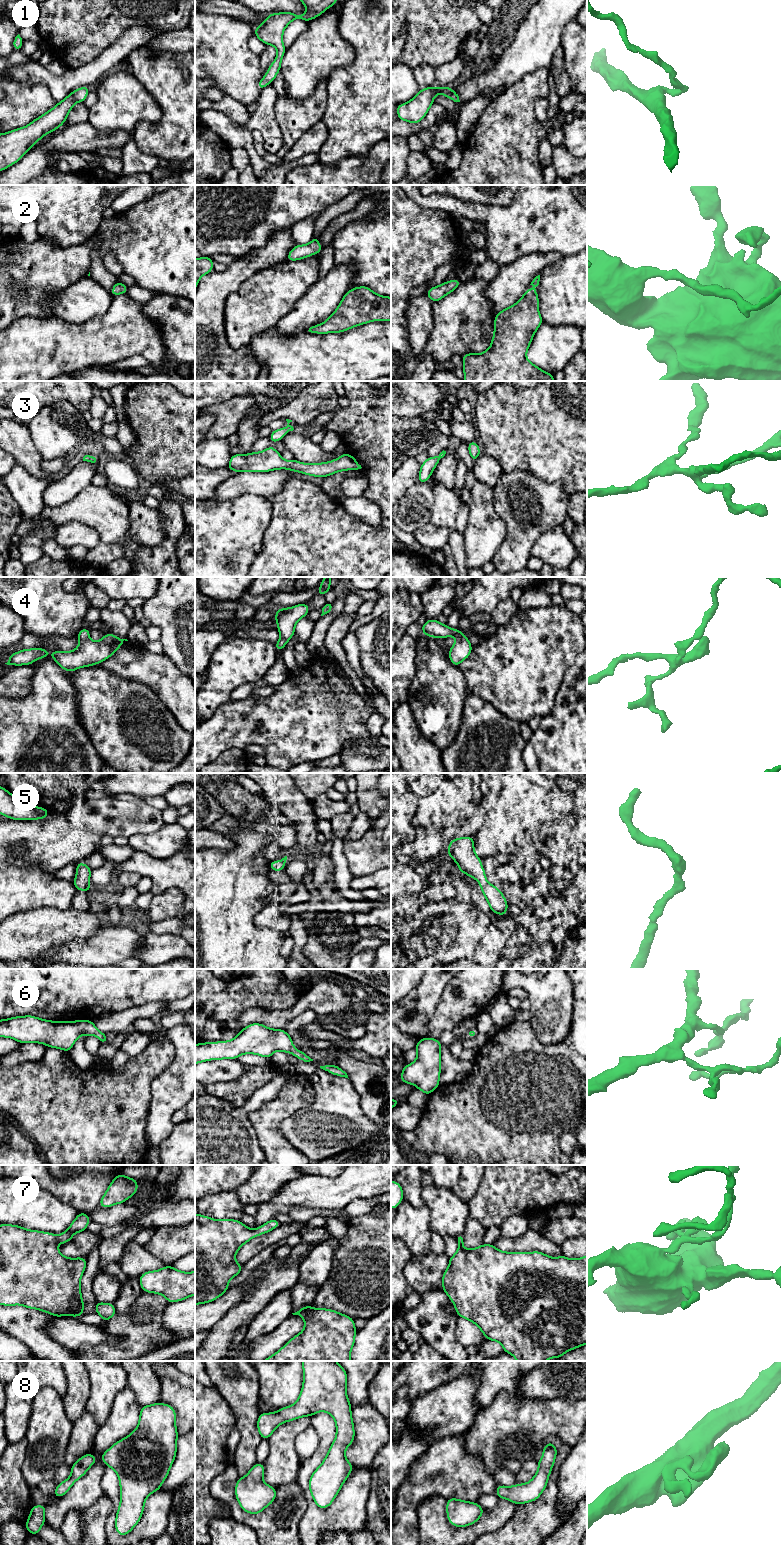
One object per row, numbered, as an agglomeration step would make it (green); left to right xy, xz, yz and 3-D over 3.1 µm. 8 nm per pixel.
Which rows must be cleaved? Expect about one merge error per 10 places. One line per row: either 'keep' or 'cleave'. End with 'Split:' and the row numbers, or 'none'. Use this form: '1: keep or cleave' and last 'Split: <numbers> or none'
1: keep
2: keep
3: keep
4: keep
5: keep
6: keep
7: keep
8: keep
Split: none

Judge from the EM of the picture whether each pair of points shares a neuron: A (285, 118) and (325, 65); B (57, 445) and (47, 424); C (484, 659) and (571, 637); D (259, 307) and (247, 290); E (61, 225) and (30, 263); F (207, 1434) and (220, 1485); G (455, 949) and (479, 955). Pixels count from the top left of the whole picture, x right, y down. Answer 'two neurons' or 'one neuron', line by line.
A: two neurons
B: one neuron
C: one neuron
D: one neuron
E: two neurons
F: two neurons
G: two neurons

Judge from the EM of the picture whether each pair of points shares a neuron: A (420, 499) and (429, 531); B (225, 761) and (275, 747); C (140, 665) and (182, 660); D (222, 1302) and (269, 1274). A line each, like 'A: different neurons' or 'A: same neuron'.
A: different neurons
B: different neurons
C: different neurons
D: different neurons

